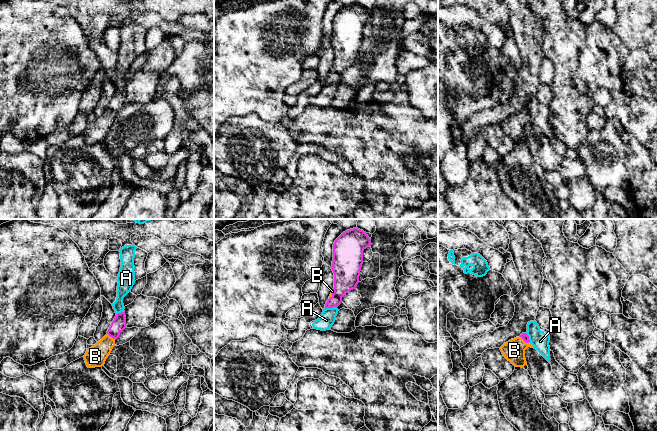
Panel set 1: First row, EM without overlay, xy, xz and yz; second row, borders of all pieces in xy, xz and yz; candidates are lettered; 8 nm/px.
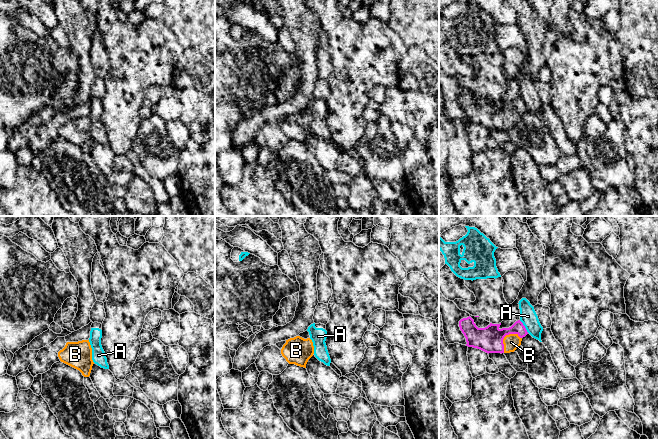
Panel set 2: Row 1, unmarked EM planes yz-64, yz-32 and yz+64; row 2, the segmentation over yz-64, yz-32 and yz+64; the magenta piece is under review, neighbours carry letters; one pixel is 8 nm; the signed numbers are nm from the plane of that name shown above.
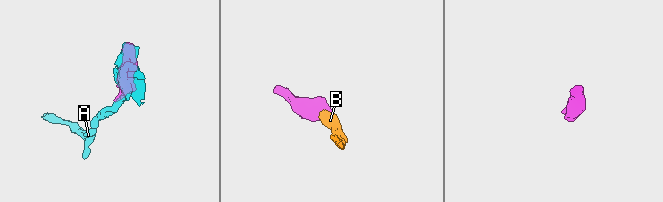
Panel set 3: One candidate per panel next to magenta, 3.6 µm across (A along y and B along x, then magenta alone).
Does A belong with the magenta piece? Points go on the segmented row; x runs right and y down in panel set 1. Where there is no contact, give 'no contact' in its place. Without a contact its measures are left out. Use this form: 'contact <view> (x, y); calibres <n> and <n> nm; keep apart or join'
contact xz (330, 307); calibres 190 and 120 nm; keep apart

